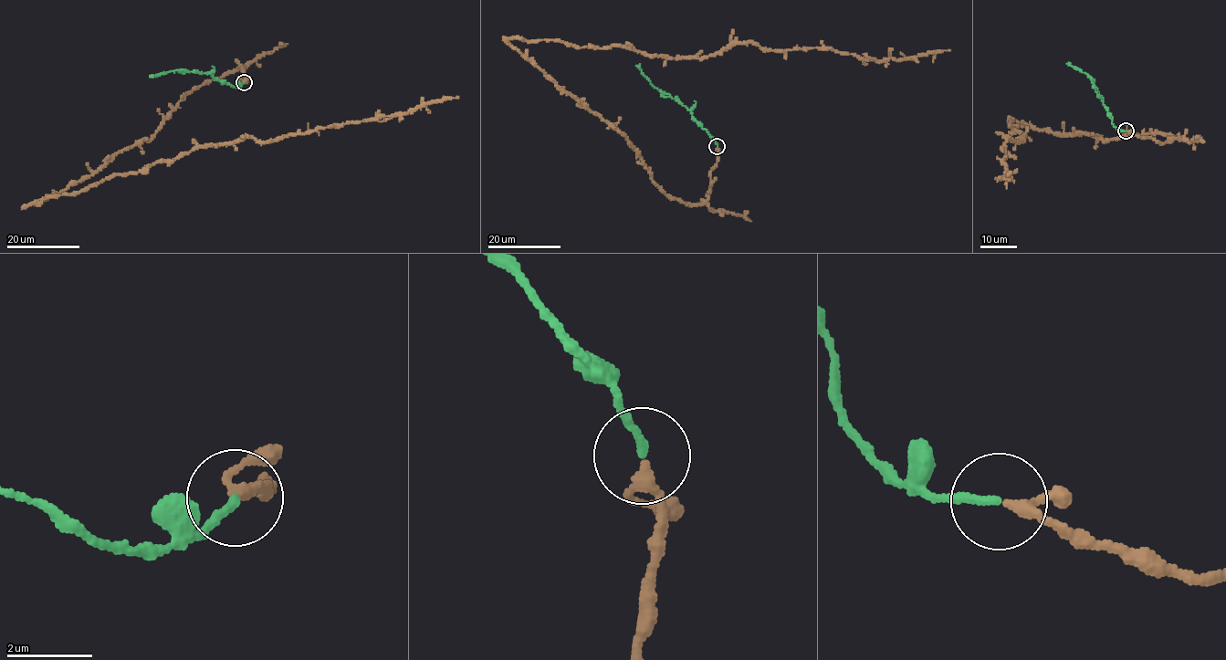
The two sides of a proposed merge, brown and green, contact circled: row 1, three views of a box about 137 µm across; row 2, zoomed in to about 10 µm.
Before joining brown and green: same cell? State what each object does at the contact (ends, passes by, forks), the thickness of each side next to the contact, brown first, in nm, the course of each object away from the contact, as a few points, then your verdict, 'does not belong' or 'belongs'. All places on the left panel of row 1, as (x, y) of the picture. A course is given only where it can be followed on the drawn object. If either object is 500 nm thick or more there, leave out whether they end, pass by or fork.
brown passes by | green ends | 220/170 nm | brown via (244, 82), (243, 68), (208, 80), (149, 139), (26, 206), (195, 149), (246, 137), (267, 142), (458, 96) | green via (244, 82), (235, 87), (211, 74), (186, 70), (152, 76) | belongs

